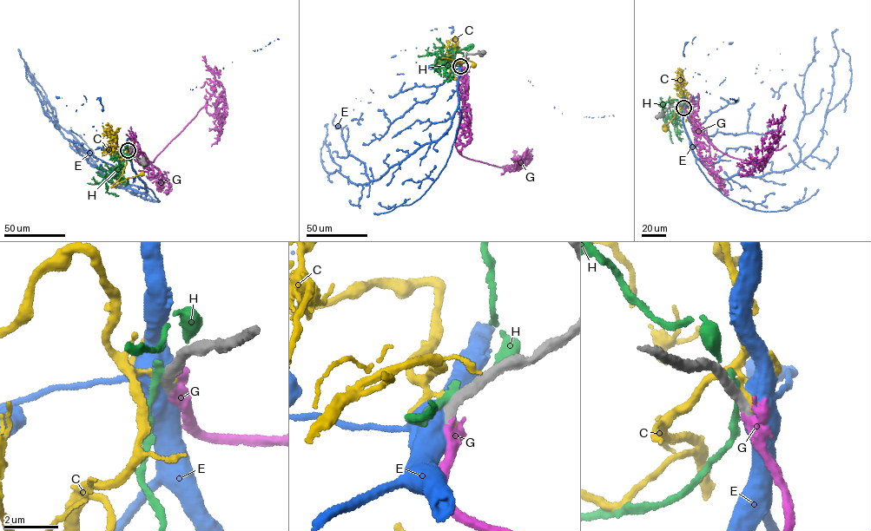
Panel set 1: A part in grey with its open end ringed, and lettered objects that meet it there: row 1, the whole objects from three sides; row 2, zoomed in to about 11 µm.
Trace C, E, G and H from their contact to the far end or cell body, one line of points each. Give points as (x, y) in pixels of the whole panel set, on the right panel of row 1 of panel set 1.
C: (683, 107), (663, 126), (665, 128)
E: (683, 107), (691, 151), (711, 173), (725, 179), (791, 168), (822, 136), (837, 58), (832, 34), (838, 29)
G: (684, 108), (700, 132), (717, 149), (737, 159), (754, 161), (778, 145), (777, 126), (785, 118), (786, 105)
H: (683, 107), (680, 112), (672, 114), (673, 120), (673, 117), (669, 119), (664, 115), (673, 143)

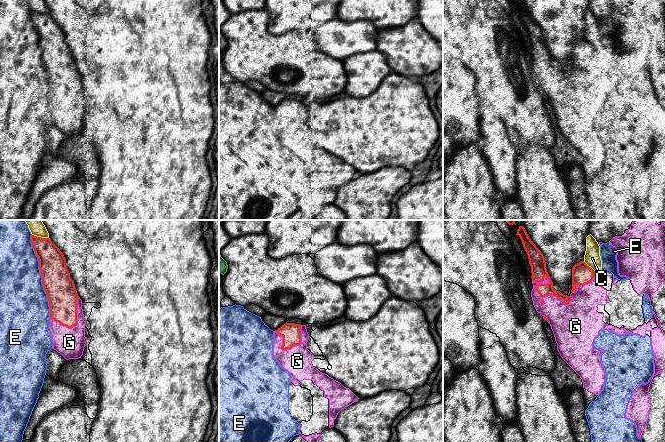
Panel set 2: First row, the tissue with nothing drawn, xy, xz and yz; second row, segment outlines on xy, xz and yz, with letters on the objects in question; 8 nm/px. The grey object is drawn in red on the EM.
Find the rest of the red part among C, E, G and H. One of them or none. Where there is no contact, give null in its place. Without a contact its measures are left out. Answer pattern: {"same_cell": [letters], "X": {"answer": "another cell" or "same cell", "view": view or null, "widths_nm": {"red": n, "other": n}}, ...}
{"same_cell": ["G"], "C": {"answer": "another cell", "view": "xy", "widths_nm": {"red": 220, "other": 110}}, "E": {"answer": "another cell", "view": "xy", "widths_nm": {"red": 240, "other": 380}}, "G": {"answer": "same cell", "view": "yz", "widths_nm": {"red": 130, "other": 260}}, "H": {"answer": "another cell", "view": null}}

